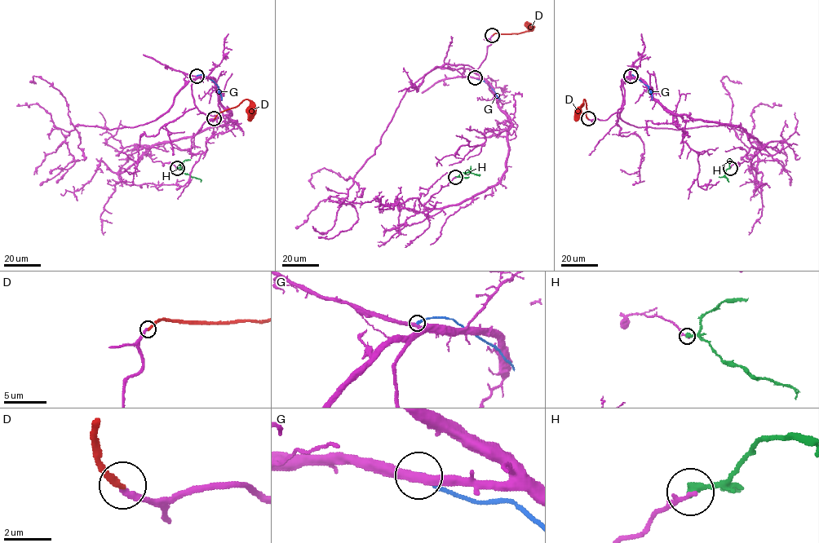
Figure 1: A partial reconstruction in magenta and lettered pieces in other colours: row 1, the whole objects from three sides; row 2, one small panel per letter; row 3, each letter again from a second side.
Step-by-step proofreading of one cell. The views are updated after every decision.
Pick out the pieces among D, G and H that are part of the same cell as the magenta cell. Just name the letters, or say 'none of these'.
none of these

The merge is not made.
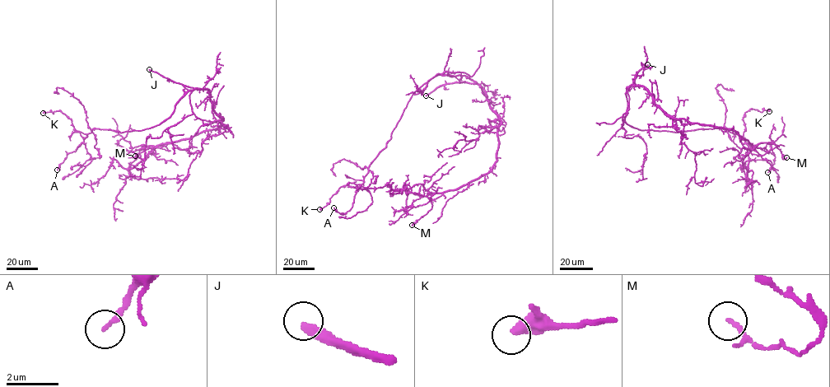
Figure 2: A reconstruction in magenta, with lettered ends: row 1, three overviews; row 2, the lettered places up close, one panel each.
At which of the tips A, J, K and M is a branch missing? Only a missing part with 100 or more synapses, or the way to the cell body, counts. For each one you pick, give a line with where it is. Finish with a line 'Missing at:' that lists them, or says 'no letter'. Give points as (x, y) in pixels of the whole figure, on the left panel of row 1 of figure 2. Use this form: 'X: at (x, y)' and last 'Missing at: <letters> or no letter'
J: at (149, 69)
Missing at: J

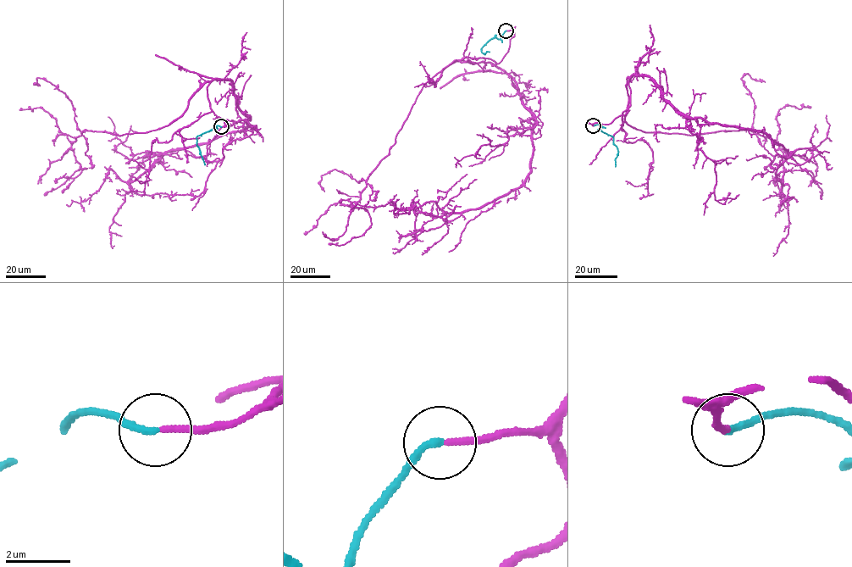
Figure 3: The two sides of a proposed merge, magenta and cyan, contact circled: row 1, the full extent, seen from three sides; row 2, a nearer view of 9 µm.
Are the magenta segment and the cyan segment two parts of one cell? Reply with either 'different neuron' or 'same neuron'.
same neuron

